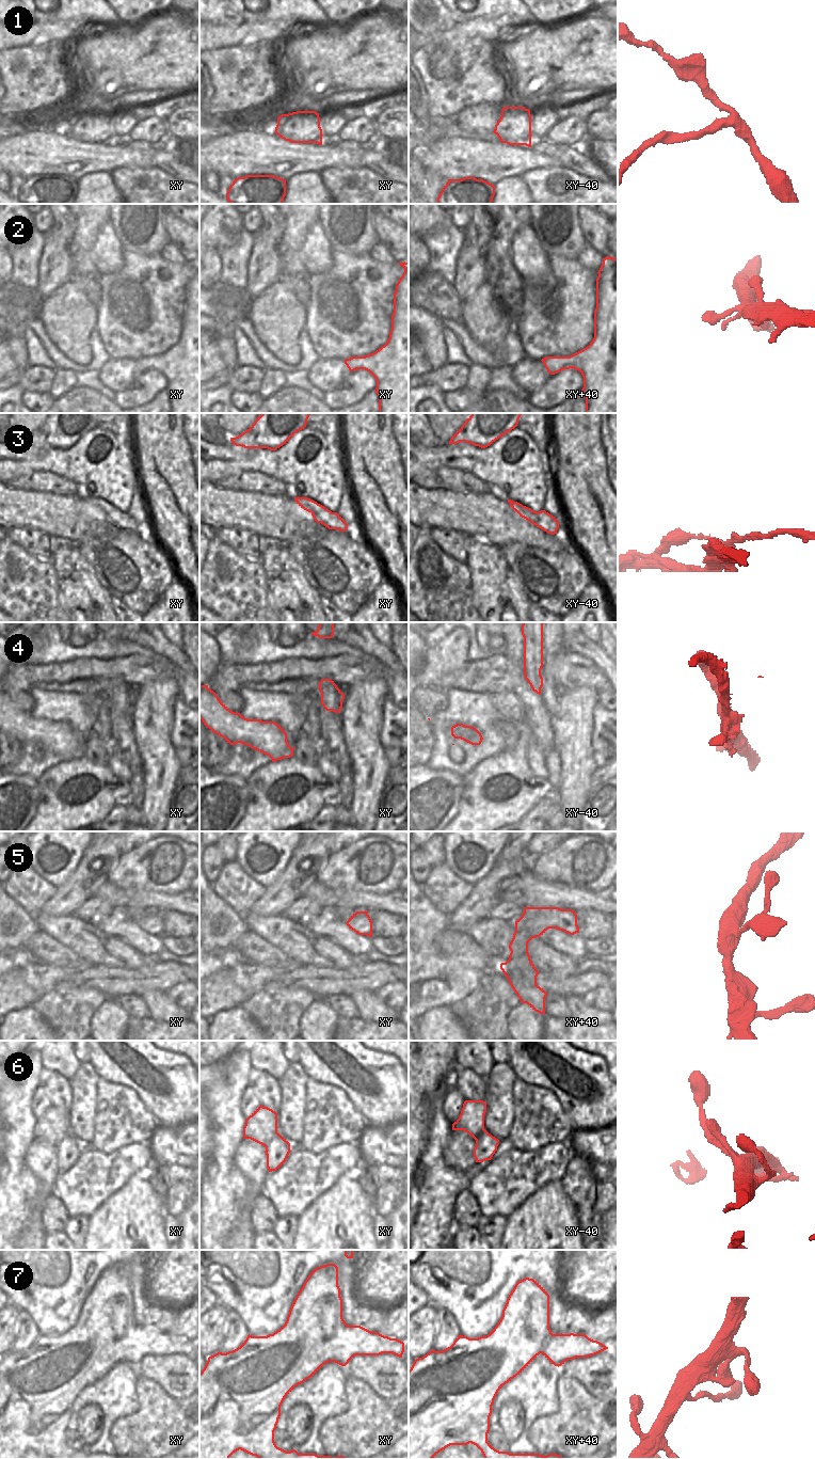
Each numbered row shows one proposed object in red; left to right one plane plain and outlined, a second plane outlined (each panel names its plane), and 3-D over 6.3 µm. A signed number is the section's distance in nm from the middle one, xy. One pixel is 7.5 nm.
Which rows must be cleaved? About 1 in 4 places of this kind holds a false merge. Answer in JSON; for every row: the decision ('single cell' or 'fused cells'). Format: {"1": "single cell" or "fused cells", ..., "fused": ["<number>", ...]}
{"1": "single cell", "2": "single cell", "3": "fused cells", "4": "single cell", "5": "single cell", "6": "single cell", "7": "single cell", "fused": ["3"]}

